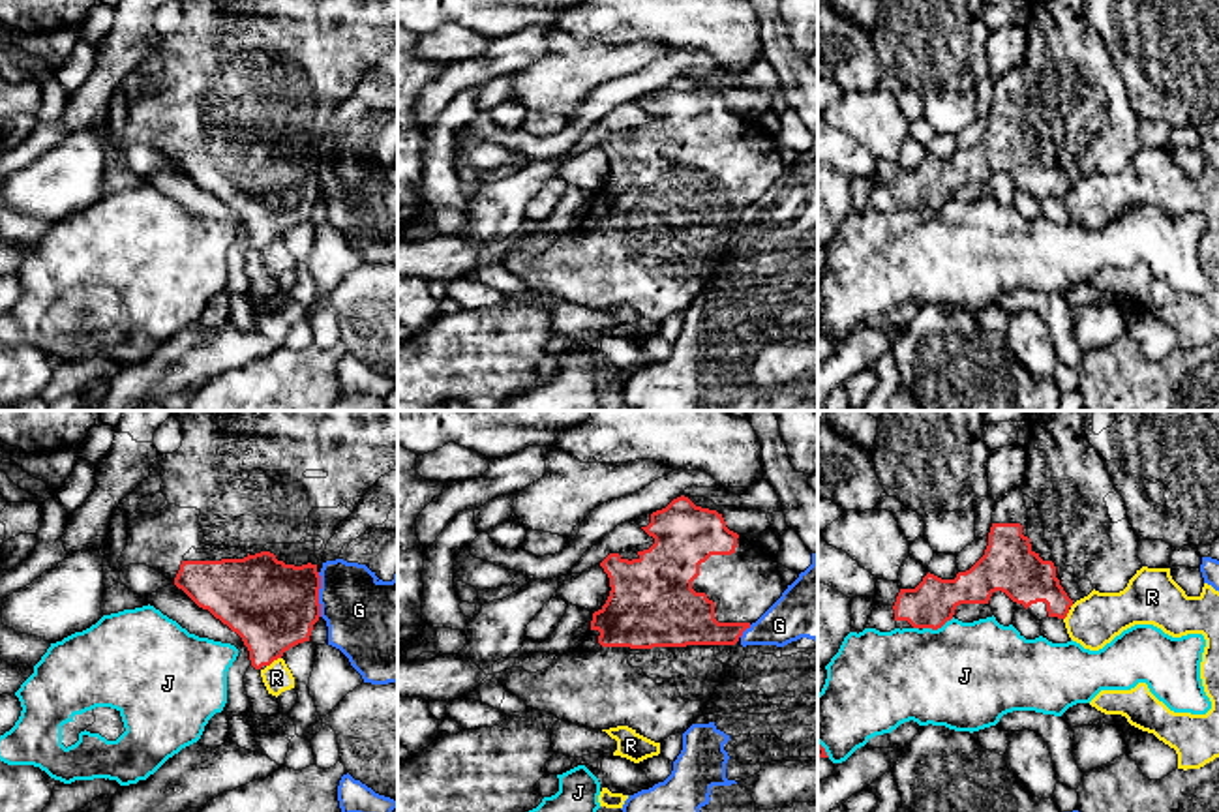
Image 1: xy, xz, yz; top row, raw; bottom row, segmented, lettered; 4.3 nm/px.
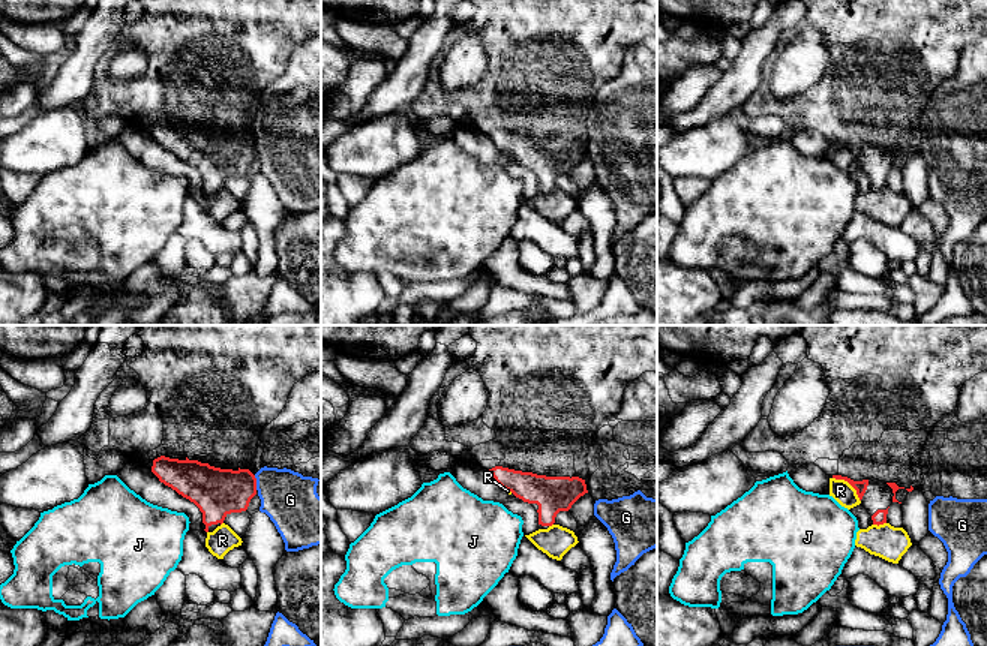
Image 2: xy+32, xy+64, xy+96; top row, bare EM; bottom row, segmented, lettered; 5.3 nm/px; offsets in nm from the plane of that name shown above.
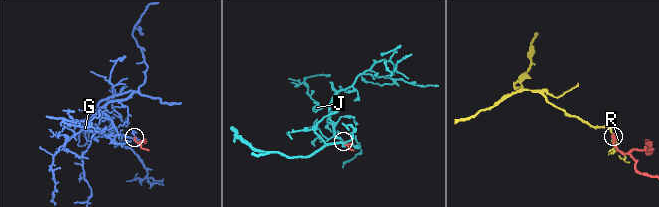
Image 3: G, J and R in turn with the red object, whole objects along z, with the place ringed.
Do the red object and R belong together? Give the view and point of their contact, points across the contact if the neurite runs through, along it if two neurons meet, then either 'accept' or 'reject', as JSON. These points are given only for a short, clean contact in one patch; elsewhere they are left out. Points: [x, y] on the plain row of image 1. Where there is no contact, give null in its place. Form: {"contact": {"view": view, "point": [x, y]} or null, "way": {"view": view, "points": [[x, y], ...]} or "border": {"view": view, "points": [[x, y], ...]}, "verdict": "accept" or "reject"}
{"contact": {"view": "xy", "point": [272, 240]}, "verdict": "reject"}

